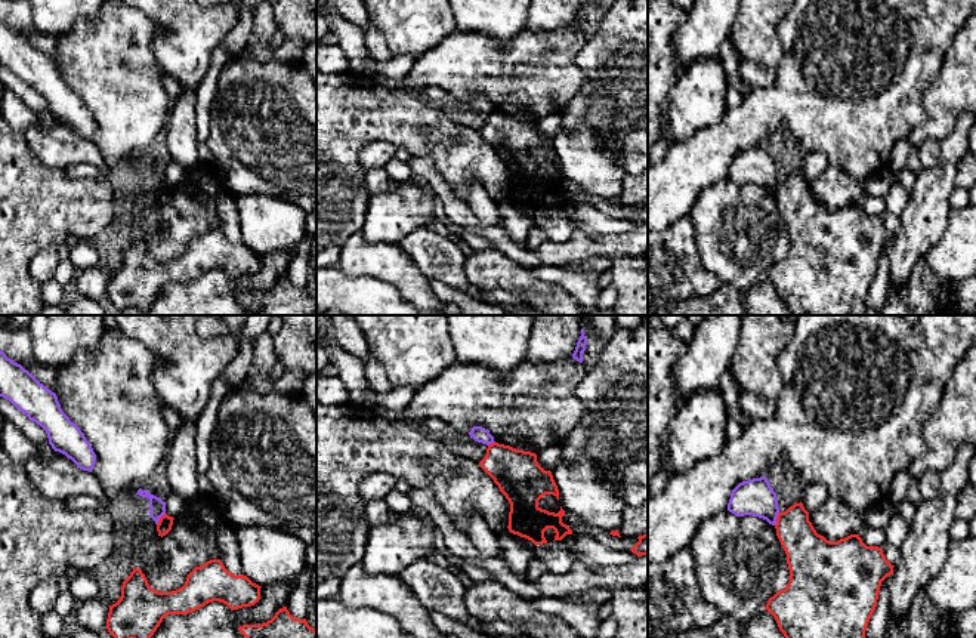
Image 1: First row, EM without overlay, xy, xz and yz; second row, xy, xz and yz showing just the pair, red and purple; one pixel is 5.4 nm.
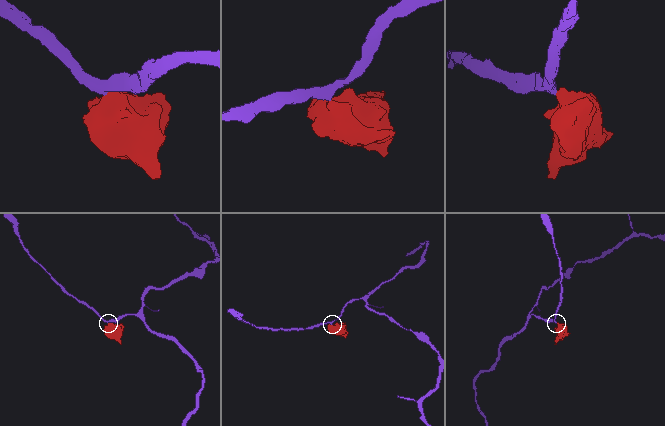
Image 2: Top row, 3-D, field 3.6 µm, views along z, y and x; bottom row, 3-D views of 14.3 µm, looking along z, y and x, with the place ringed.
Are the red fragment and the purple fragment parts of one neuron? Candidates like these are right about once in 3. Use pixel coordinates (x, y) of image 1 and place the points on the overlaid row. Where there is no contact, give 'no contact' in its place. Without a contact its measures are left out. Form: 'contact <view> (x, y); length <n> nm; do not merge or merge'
contact yz (777, 518); length 80 nm; do not merge

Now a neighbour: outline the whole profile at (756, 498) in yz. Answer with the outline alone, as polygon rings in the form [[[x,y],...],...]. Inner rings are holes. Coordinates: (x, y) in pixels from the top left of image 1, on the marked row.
[[[766,477],[742,481],[731,493],[728,511],[736,517],[759,517],[775,525],[779,514],[776,493]]]

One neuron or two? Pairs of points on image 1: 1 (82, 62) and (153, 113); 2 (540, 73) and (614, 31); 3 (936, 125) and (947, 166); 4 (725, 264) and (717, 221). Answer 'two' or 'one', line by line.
1: one
2: two
3: two
4: one

